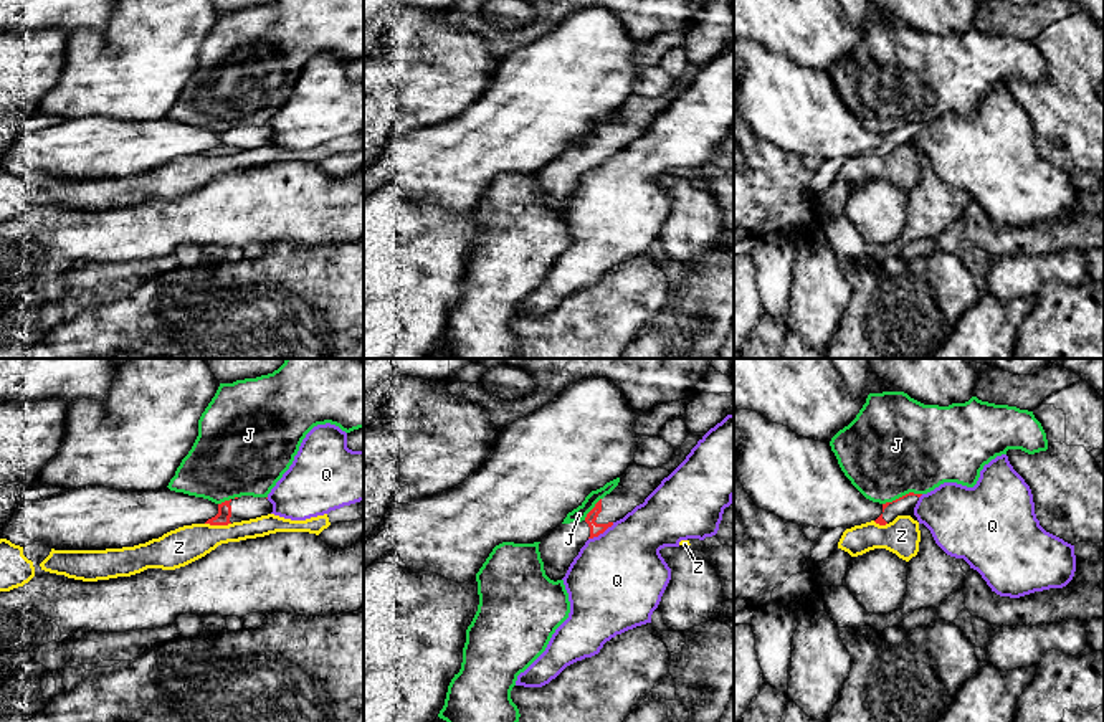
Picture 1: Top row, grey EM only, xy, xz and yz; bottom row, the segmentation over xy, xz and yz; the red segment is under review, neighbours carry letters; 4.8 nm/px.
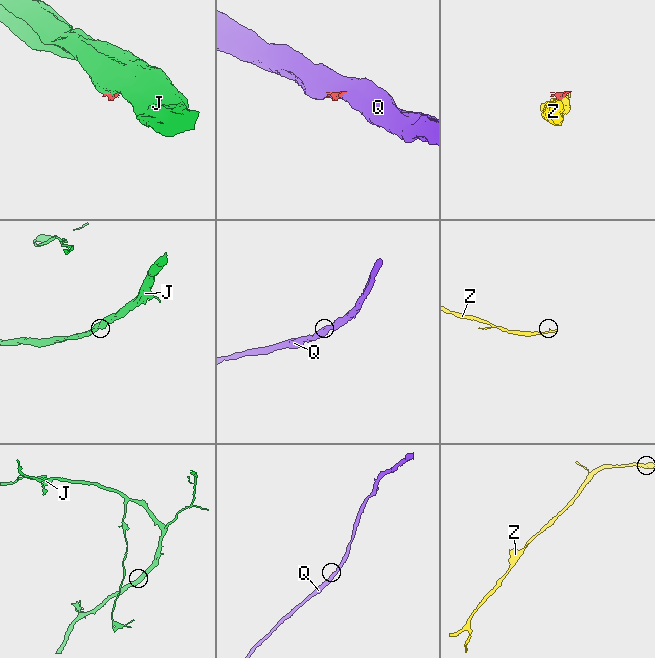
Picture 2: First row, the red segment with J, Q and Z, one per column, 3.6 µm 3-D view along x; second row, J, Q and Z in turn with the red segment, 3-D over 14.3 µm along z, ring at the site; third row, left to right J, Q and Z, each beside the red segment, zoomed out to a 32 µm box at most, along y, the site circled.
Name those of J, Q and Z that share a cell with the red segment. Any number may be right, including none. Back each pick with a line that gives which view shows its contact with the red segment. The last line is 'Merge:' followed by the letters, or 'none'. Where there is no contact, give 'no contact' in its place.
Merge: none

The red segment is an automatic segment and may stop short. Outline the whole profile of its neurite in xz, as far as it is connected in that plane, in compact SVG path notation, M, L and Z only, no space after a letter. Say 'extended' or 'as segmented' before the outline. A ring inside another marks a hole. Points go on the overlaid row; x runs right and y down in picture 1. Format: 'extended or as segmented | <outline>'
extended | M691 433L681 446L674 448L673 459L661 468L630 464L620 476L618 486L600 499L582 522L560 524L539 544L545 575L562 580L588 539L598 537L616 520L623 519L668 477L702 439L706 433Z

